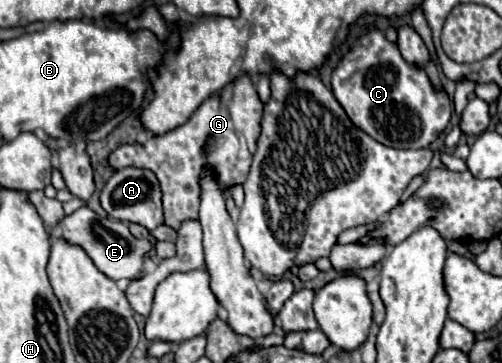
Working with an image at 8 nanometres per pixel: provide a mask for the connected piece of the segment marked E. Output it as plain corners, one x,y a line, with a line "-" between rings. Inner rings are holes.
82,207
78,211
74,211
72,215
64,217
64,221
60,223
60,231
64,235
64,239
68,243
80,245
86,255
94,261
94,265
110,279
118,281
118,279
140,279
142,277
142,267
144,261
148,259
148,253
152,249
158,249
158,241
152,243
150,239
136,239
130,231
128,231
128,223
124,221
116,221
116,219
108,219
108,217
100,217
98,213
94,213
88,207

